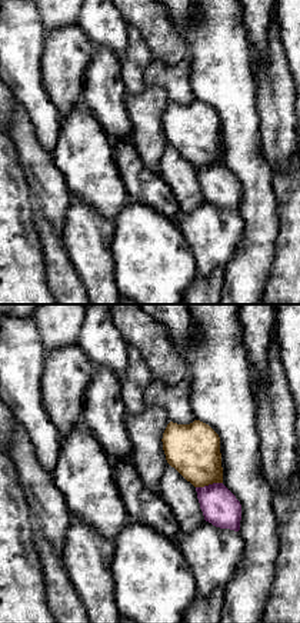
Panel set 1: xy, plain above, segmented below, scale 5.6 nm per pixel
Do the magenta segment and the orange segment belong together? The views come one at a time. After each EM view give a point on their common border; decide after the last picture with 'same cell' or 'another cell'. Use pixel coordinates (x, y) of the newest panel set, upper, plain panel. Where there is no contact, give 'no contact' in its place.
(209, 165)

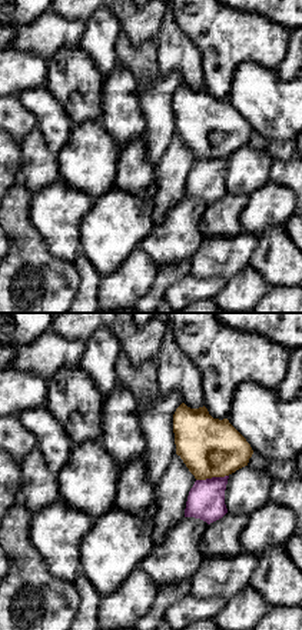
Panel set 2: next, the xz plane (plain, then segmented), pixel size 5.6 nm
(212, 157)

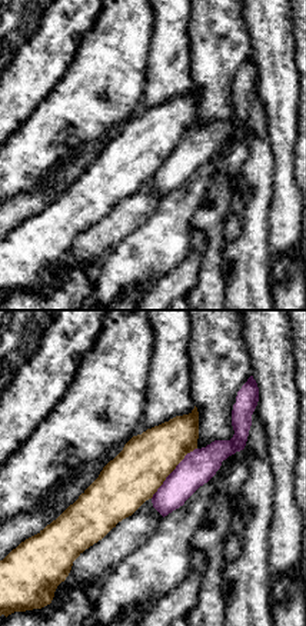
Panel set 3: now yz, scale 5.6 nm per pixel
(172, 152)

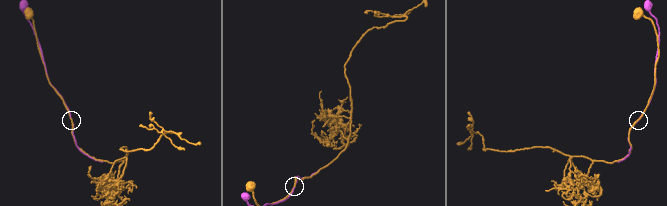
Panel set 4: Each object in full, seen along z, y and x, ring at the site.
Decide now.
another cell

